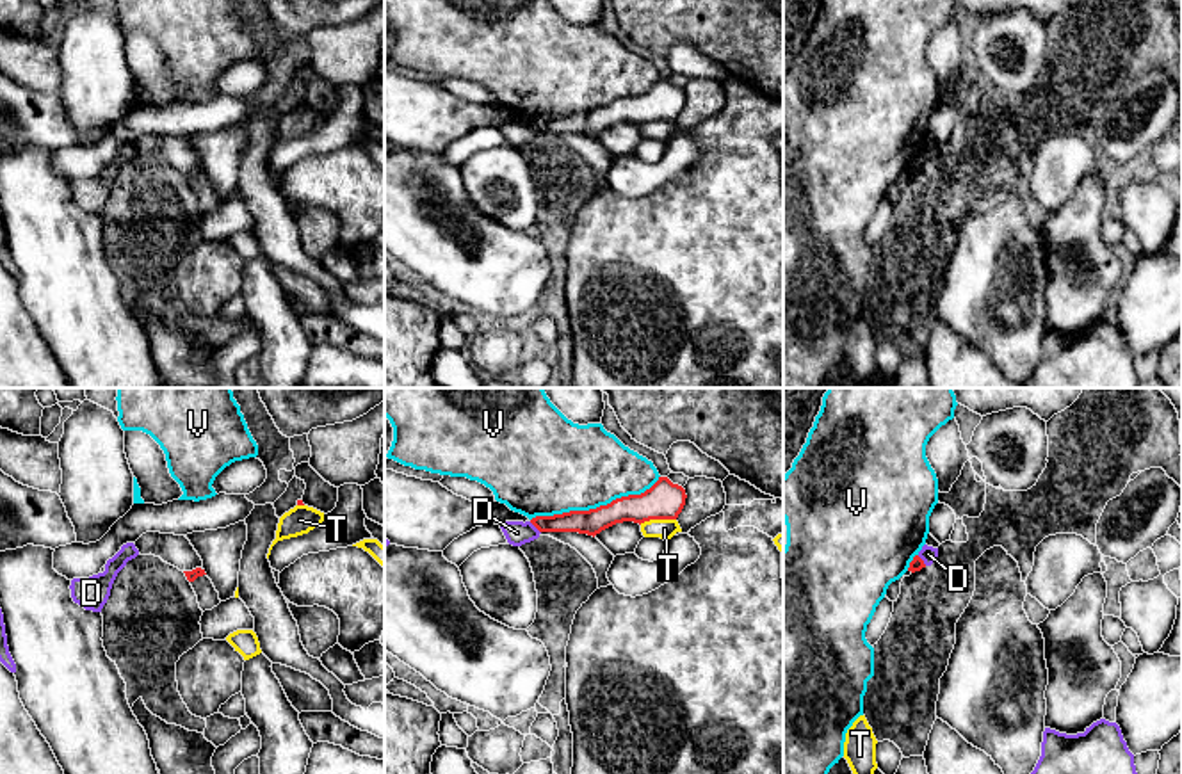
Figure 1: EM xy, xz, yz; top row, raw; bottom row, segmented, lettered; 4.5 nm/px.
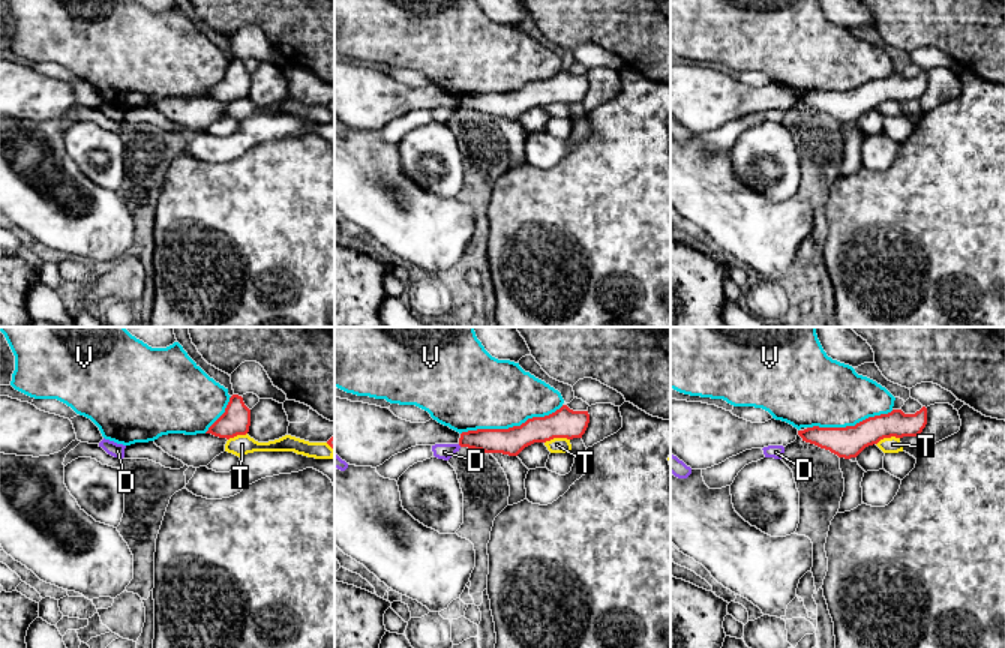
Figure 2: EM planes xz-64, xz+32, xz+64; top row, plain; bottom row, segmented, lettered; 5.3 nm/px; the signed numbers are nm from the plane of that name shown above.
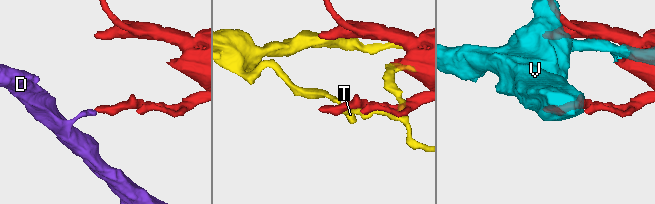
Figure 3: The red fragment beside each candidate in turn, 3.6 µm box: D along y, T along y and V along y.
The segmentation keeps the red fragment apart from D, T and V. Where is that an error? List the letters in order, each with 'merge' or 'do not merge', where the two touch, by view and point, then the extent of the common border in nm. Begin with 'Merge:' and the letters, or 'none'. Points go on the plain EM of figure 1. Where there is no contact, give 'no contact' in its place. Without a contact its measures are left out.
Merge: none
D: do not merge; contact xz (534, 127); length 80 nm
T: do not merge; contact xz (657, 120); length 170 nm
V: do not merge; contact xz (597, 109); length 600 nm

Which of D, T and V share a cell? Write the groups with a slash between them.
D / T / V

